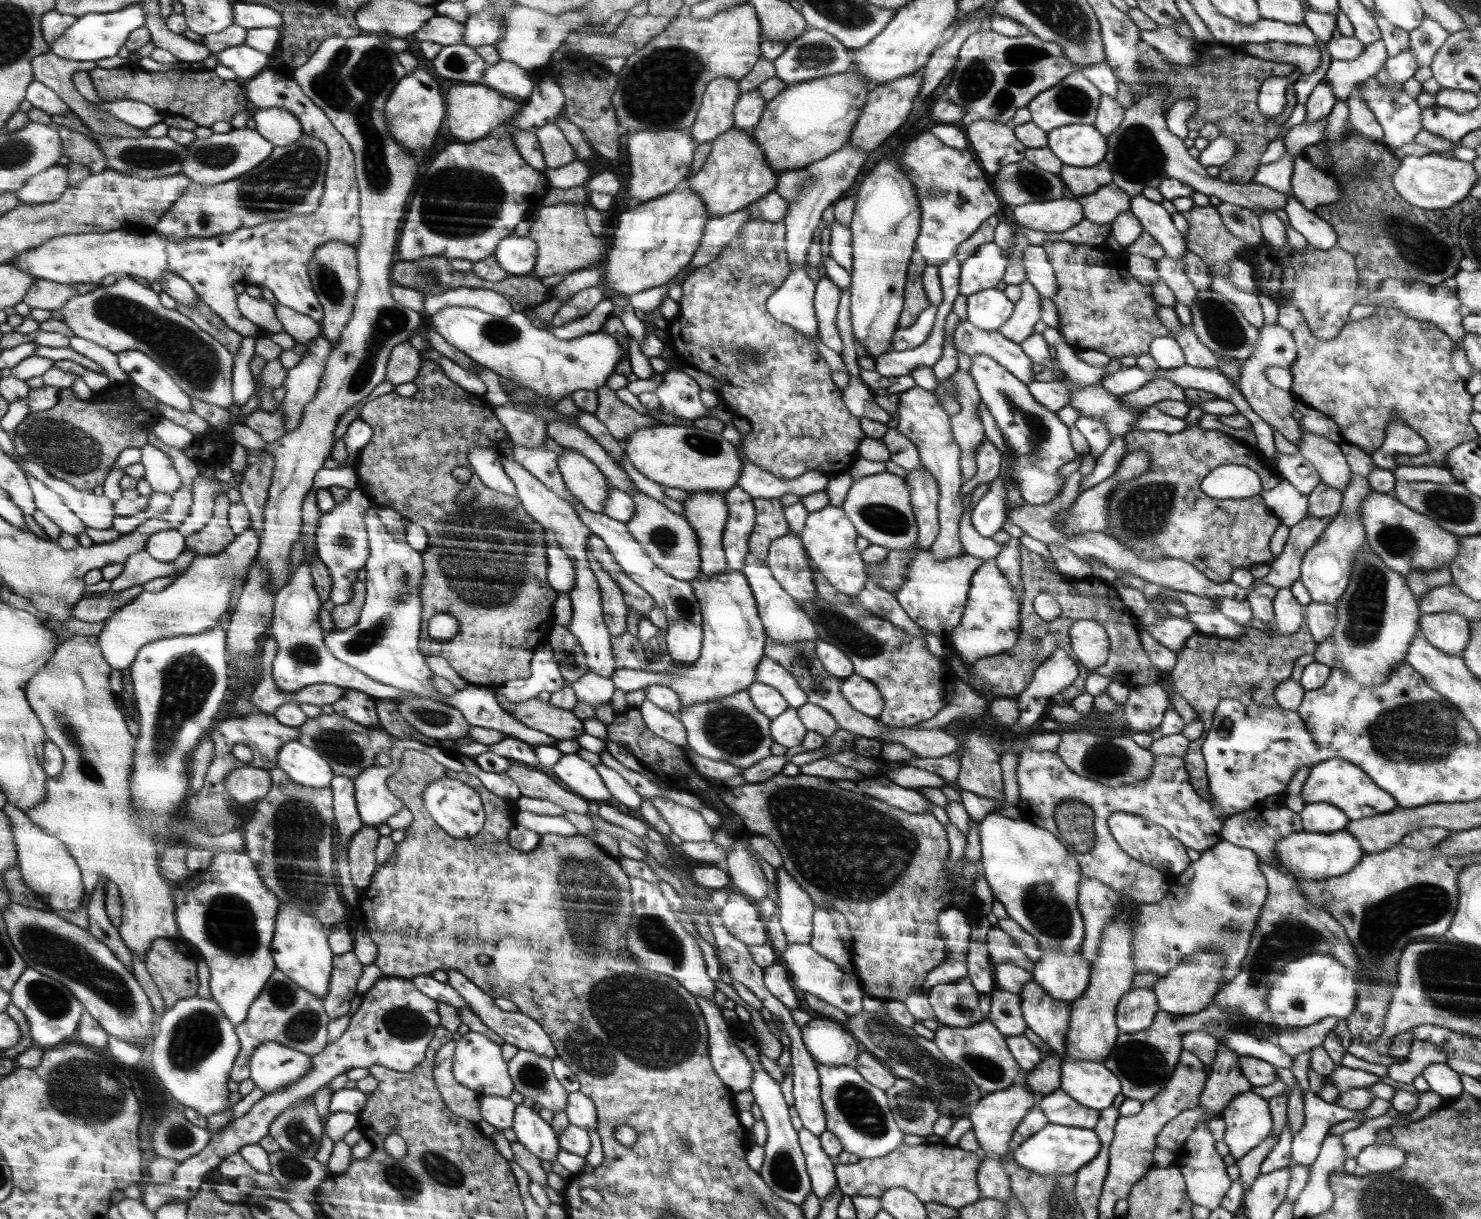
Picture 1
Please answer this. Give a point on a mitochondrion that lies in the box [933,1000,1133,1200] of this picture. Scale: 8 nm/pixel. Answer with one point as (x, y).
(989, 1068)

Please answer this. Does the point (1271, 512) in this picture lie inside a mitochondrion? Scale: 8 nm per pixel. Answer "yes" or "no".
no

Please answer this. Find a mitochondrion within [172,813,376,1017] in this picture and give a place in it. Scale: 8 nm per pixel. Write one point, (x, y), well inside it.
(229, 923)

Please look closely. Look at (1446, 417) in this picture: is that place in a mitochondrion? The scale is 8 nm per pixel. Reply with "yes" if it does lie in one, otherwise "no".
no

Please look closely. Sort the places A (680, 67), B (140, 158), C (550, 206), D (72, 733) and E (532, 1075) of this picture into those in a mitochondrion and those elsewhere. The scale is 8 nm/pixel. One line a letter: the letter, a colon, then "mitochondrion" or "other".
A: mitochondrion
B: mitochondrion
C: other
D: mitochondrion
E: mitochondrion

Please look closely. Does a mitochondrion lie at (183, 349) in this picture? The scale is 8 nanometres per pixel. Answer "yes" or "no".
yes

